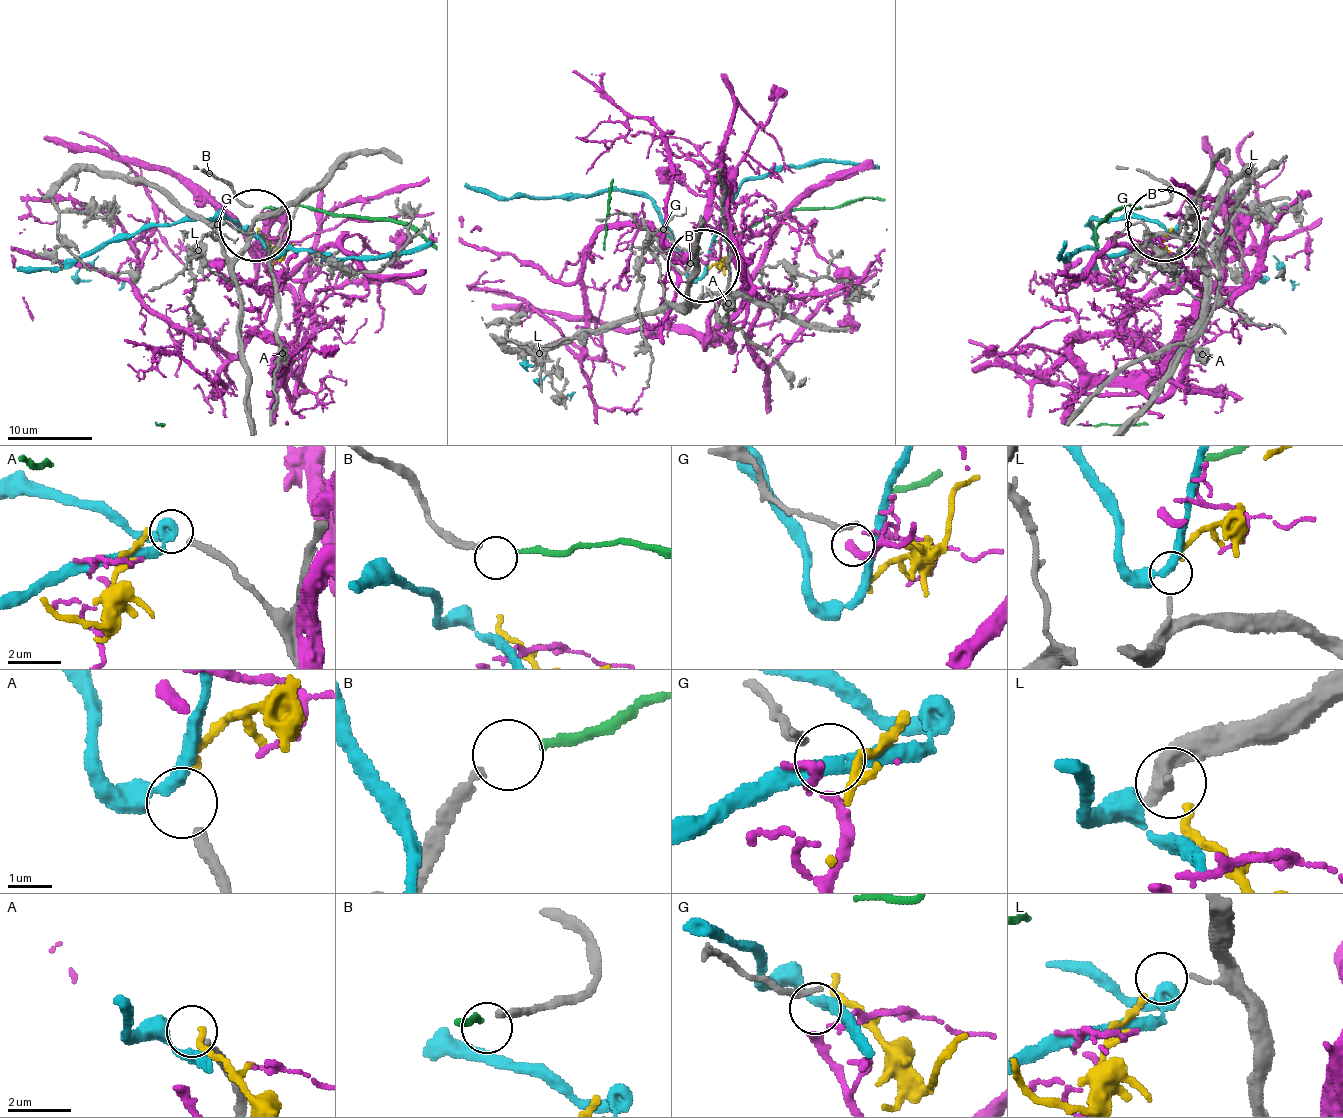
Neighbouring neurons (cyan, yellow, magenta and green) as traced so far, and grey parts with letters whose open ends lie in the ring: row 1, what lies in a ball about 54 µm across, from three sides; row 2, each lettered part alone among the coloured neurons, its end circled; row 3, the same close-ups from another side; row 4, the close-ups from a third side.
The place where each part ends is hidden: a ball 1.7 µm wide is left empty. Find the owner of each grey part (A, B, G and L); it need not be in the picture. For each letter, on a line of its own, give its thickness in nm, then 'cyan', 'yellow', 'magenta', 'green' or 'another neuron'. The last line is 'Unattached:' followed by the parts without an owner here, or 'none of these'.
A: calibre 280 nm; another neuron
B: calibre 240 nm; green
G: calibre 200 nm; magenta
L: calibre 150 nm; yellow
Unattached: A

